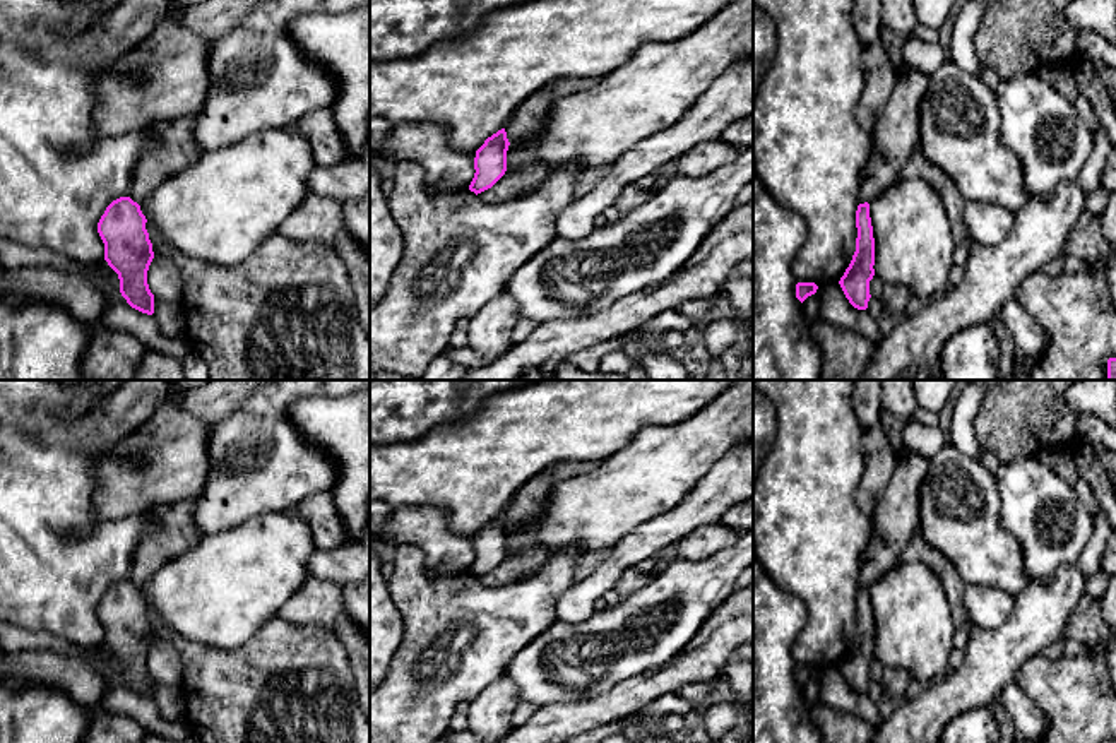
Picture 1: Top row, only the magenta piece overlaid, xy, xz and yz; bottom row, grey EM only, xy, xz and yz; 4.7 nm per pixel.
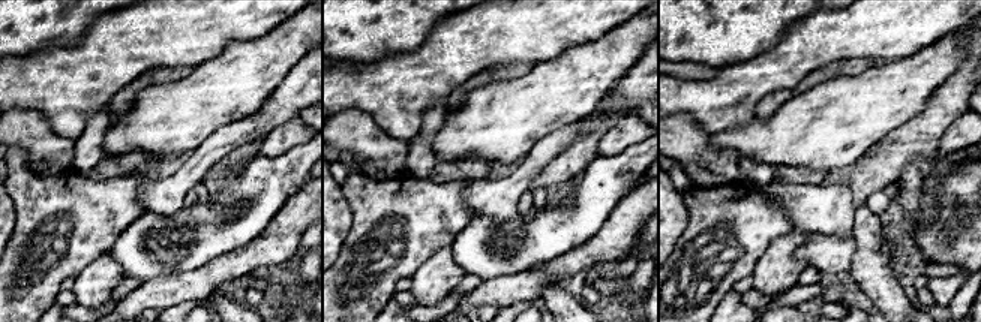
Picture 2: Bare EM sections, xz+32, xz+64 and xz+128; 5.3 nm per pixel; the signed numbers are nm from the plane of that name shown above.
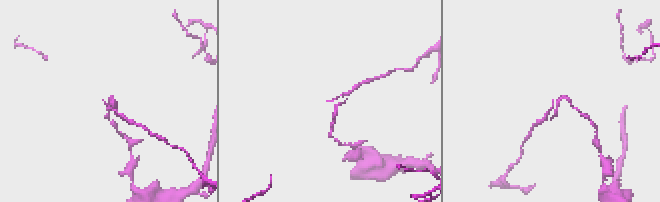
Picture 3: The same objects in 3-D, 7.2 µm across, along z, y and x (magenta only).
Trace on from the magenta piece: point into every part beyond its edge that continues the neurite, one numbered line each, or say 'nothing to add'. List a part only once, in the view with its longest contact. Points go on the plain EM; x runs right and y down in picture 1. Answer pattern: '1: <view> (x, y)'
nothing to add

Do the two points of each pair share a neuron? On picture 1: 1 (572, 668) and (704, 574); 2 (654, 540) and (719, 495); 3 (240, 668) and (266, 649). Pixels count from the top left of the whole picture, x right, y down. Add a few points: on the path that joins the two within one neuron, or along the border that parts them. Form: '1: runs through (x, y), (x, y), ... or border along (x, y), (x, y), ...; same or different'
1: runs through (606, 642), (623, 622), (632, 622), (670, 596); same
2: runs through (670, 528), (704, 505); same
3: runs through (247, 668), (259, 656); same

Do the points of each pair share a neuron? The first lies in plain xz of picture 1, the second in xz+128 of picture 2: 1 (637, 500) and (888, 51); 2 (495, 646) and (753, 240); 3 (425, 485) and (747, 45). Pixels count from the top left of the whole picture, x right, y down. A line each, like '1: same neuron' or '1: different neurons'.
1: different neurons
2: same neuron
3: different neurons

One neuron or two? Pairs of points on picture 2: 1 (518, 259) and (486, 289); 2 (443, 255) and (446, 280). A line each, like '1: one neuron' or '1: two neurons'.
1: two neurons
2: one neuron

